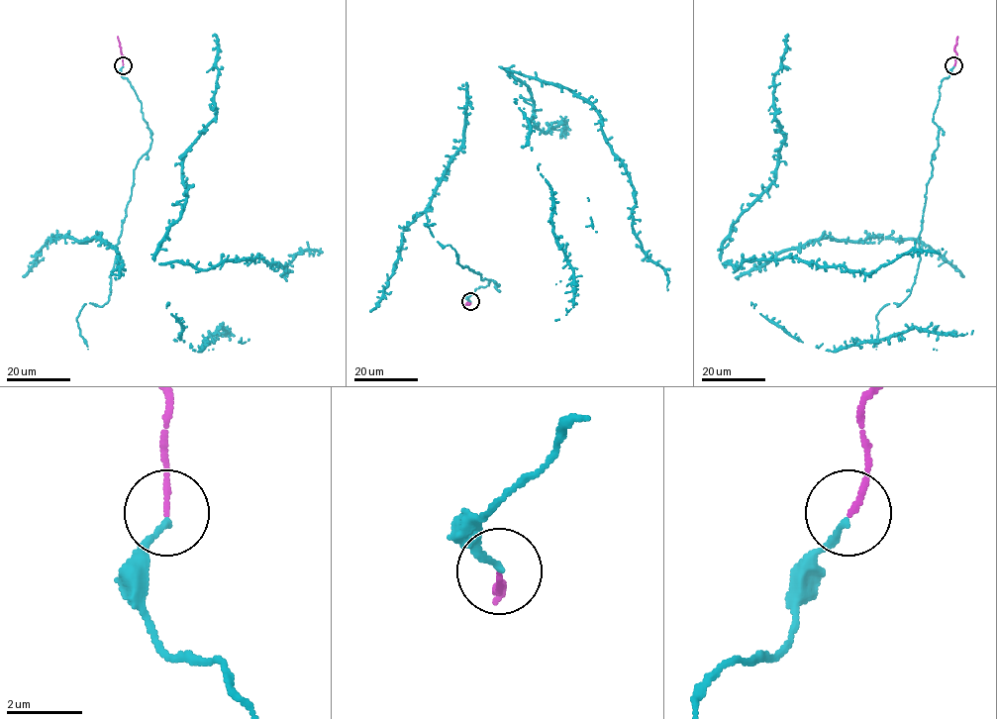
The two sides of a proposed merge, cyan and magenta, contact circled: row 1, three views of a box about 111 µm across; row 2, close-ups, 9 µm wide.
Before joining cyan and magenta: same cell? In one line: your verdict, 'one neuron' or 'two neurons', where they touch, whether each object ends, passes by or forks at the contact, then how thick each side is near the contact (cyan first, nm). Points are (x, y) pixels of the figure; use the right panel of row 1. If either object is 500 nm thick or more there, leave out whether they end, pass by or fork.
one neuron; place (953, 65); cyan ends; magenta ends; calibres 150 and 130 nm

